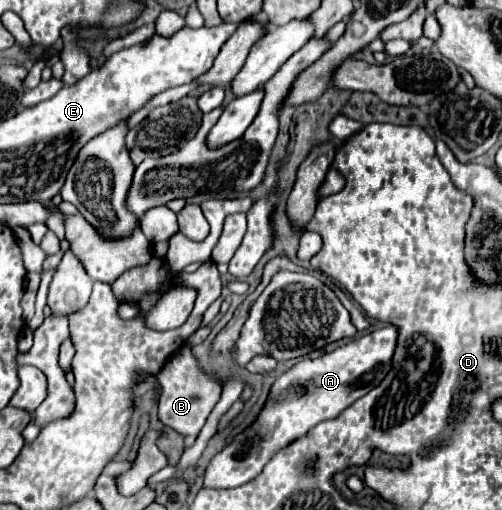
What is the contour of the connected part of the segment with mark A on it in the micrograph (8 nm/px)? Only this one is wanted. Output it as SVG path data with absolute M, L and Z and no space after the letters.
M387 325L347 345L317 357L303 359L287 373L283 373L271 387L267 403L257 421L239 433L227 447L223 447L207 465L203 475L203 487L209 489L233 489L255 479L263 465L283 447L303 437L311 427L321 421L335 419L343 409L371 391L383 381L391 369L391 357L397 343L397 329Z

